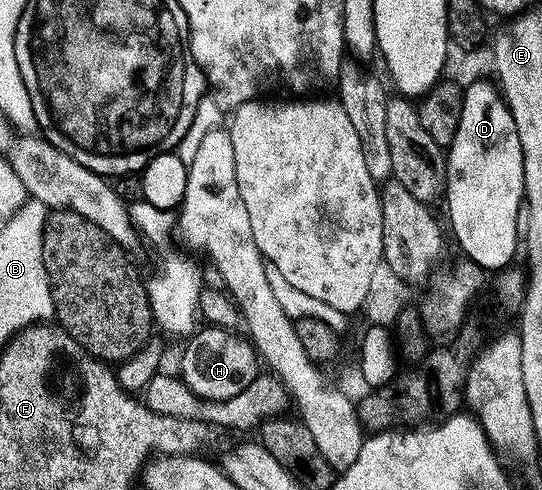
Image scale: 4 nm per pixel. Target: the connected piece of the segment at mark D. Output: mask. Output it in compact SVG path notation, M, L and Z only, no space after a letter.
M486 79L478 80L465 88L461 118L455 131L450 148L446 149L447 183L445 201L447 200L447 220L451 223L451 232L464 252L466 259L476 269L505 269L512 263L515 247L521 244L521 213L525 208L523 183L525 166L521 154L521 138L517 138L517 126L513 114L507 109L500 89Z

